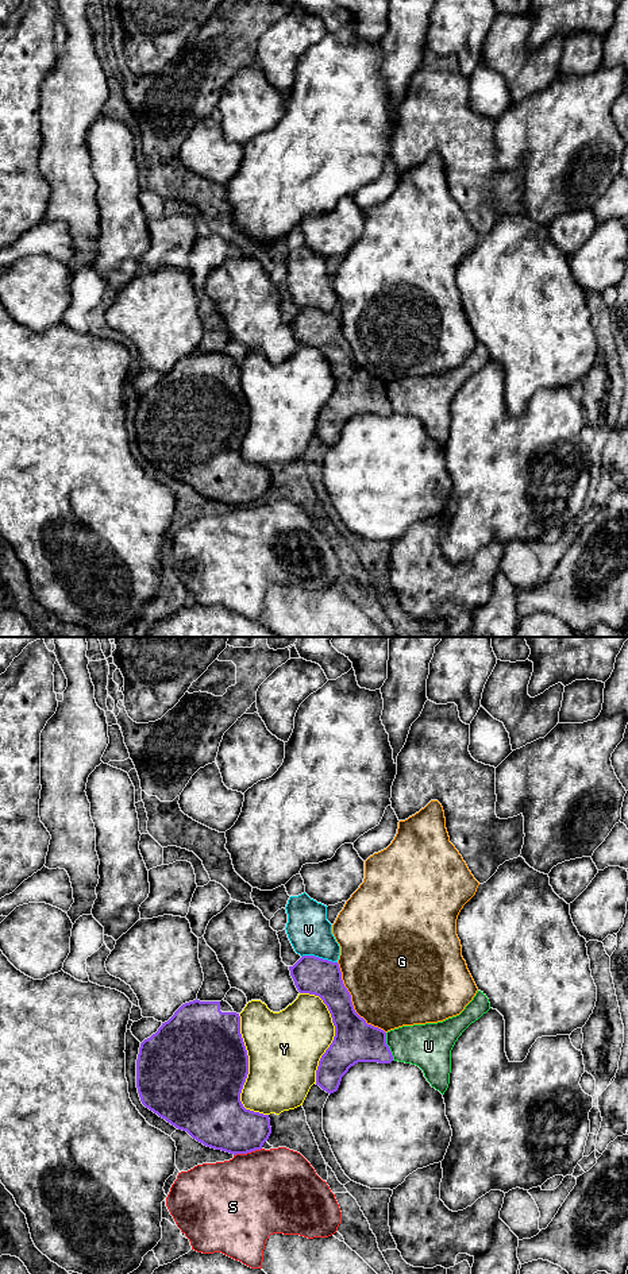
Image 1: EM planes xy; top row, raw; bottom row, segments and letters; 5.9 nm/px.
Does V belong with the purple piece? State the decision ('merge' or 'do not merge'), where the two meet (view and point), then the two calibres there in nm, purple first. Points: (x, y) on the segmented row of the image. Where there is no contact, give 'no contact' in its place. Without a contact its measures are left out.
merge | xy (318, 957) | 220/260 nm

